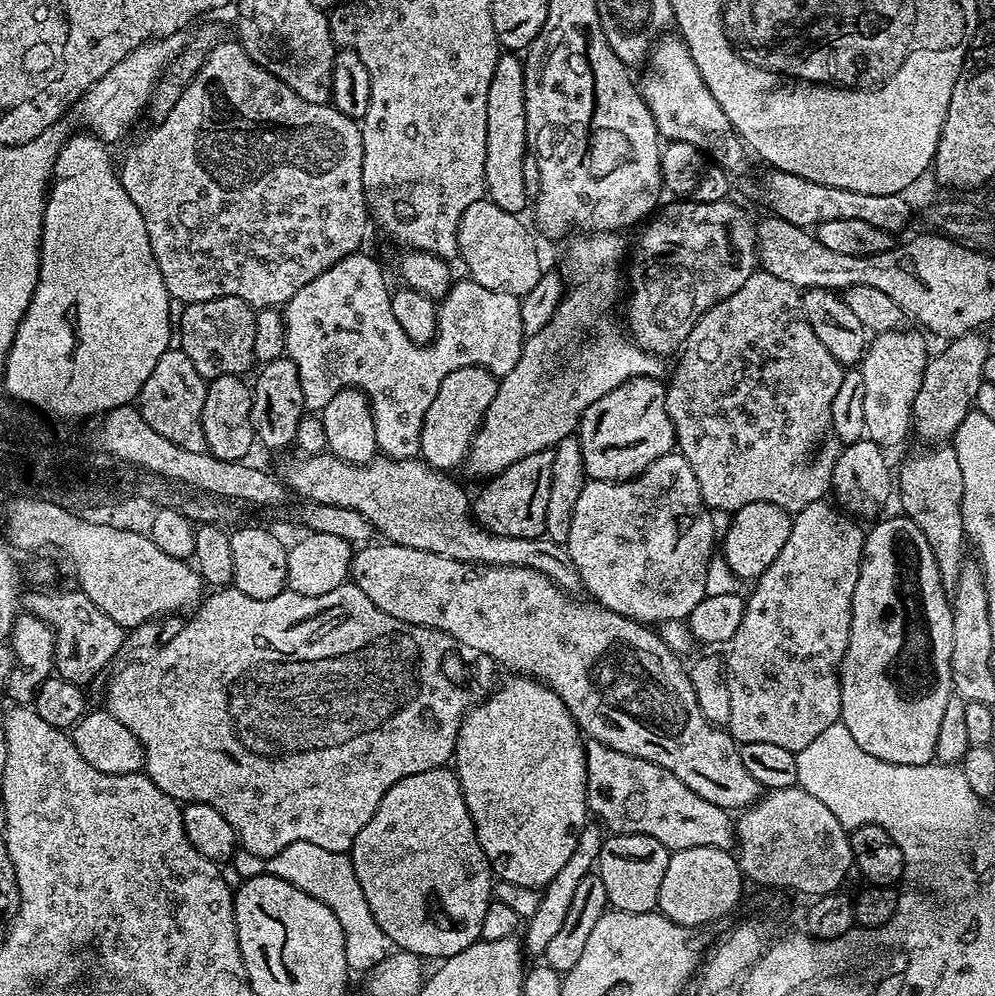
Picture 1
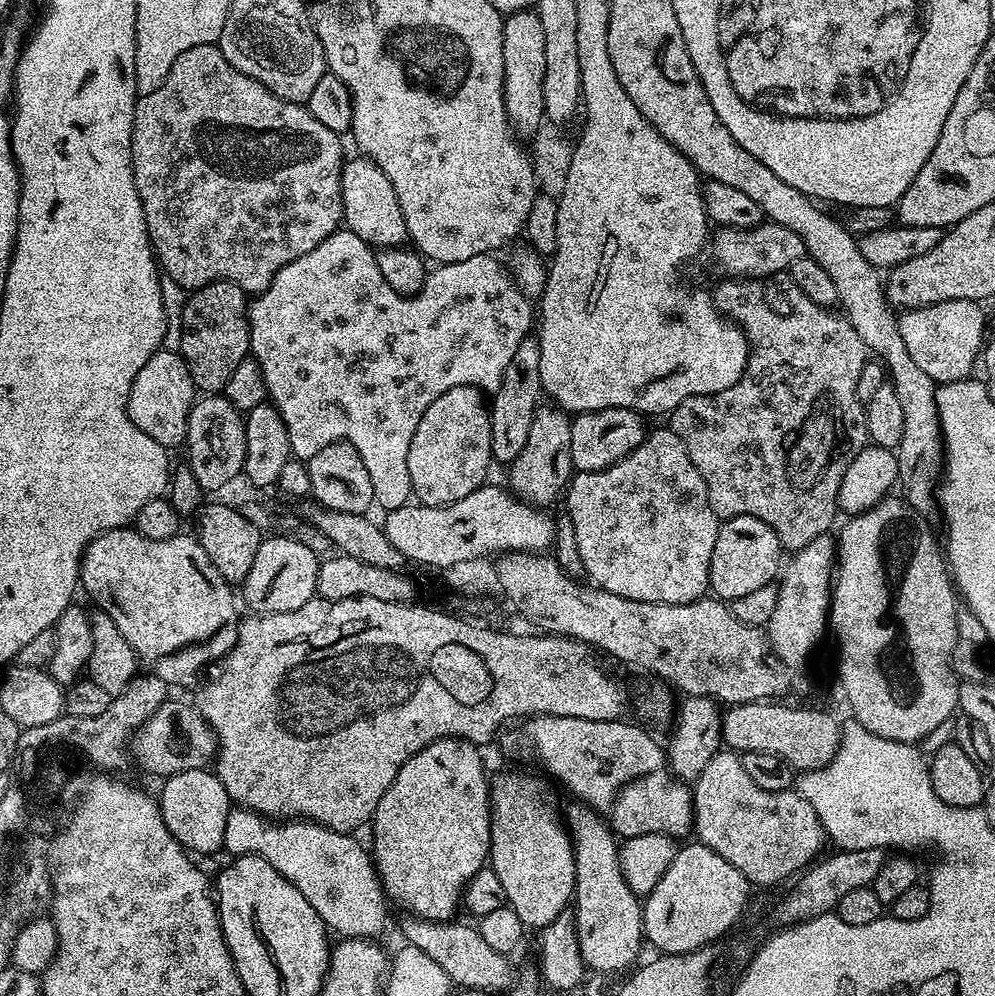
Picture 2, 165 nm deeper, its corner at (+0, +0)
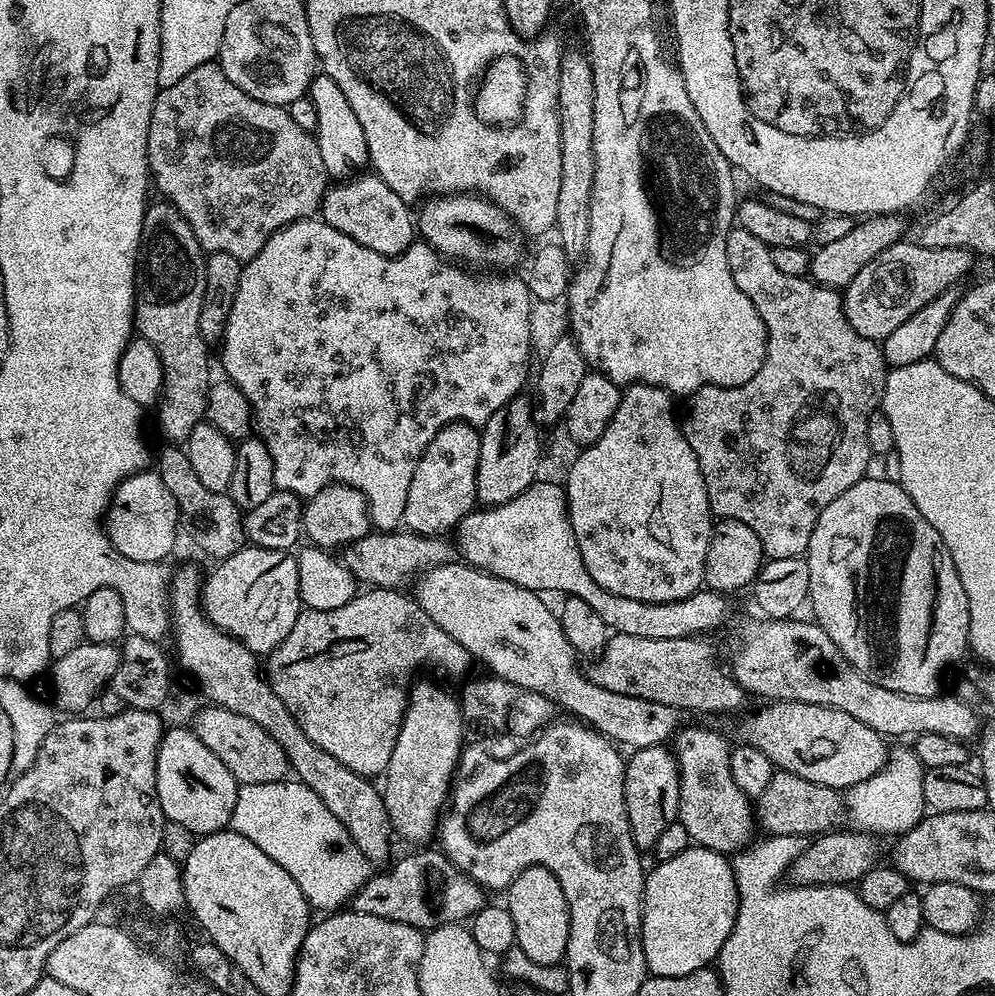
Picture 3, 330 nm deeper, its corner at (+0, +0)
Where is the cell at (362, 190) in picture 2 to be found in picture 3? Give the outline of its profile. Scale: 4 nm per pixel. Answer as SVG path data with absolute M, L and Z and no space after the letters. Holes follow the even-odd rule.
M317 74L308 87L308 95L312 99L314 110L318 113L318 126L315 130L318 150L322 150L322 166L333 181L340 182L353 174L369 167L368 147L366 146L366 134L362 134L362 126L346 102L346 94L338 90L338 82L334 78Z

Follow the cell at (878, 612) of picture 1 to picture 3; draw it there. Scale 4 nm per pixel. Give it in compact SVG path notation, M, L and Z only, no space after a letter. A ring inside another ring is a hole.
M865 478L854 482L854 486L850 486L850 490L842 490L842 494L838 494L838 498L834 498L834 502L830 502L830 506L826 506L826 510L822 510L822 514L818 518L818 526L814 526L814 534L810 534L810 546L806 559L810 566L808 600L810 608L812 604L813 614L811 613L811 615L814 617L815 623L820 624L822 630L826 630L826 634L830 634L830 638L834 638L834 646L838 646L838 650L850 662L850 666L854 666L854 670L858 670L858 674L870 678L870 682L874 682L874 686L886 686L886 690L894 690L898 694L907 696L941 695L940 679L943 678L948 664L954 663L964 651L966 653L969 651L970 610L966 602L966 590L962 590L958 570L954 570L954 562L950 558L938 530L934 530L934 526L930 526L930 522L926 522L926 518L922 518L922 514L918 514L918 506L914 506L910 494L906 494L902 485L887 478L880 478L880 480Z

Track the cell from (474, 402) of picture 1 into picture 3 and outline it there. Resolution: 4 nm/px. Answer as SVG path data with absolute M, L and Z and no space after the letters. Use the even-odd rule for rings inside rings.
M447 424L426 446L406 494L403 527L419 536L439 536L451 533L460 519L477 507L476 471L480 453L480 432L471 424Z

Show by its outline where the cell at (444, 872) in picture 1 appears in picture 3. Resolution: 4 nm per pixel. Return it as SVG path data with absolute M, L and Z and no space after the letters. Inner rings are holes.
M436 684L415 685L414 692L420 697L413 699L404 711L404 721L398 734L398 742L394 742L394 754L390 754L388 770L382 780L382 791L386 810L390 814L390 822L395 835L404 840L413 840L413 845L420 846L423 840L437 835L440 817L450 800L450 793L454 787L456 769L460 766L460 754L465 747L464 726L466 720L462 715L462 708L456 704Z

